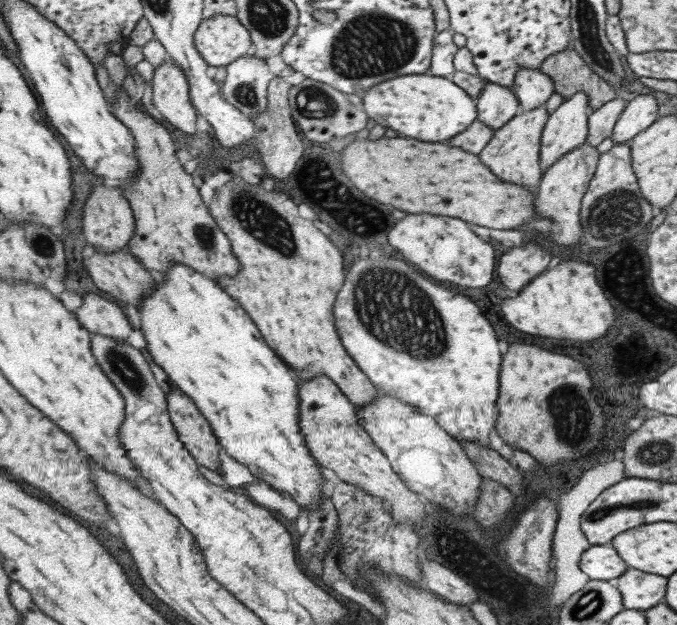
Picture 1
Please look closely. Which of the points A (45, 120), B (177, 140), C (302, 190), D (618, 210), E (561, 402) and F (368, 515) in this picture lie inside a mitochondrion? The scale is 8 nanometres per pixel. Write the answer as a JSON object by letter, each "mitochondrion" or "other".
{"A":"other","B":"other","C":"mitochondrion","D":"mitochondrion","E":"mitochondrion","F":"mitochondrion"}

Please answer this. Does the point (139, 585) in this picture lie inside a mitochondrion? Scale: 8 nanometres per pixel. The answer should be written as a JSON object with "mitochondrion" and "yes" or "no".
{"mitochondrion":"no"}

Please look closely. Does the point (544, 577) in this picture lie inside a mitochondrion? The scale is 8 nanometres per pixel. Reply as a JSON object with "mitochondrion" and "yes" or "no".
{"mitochondrion":"no"}

